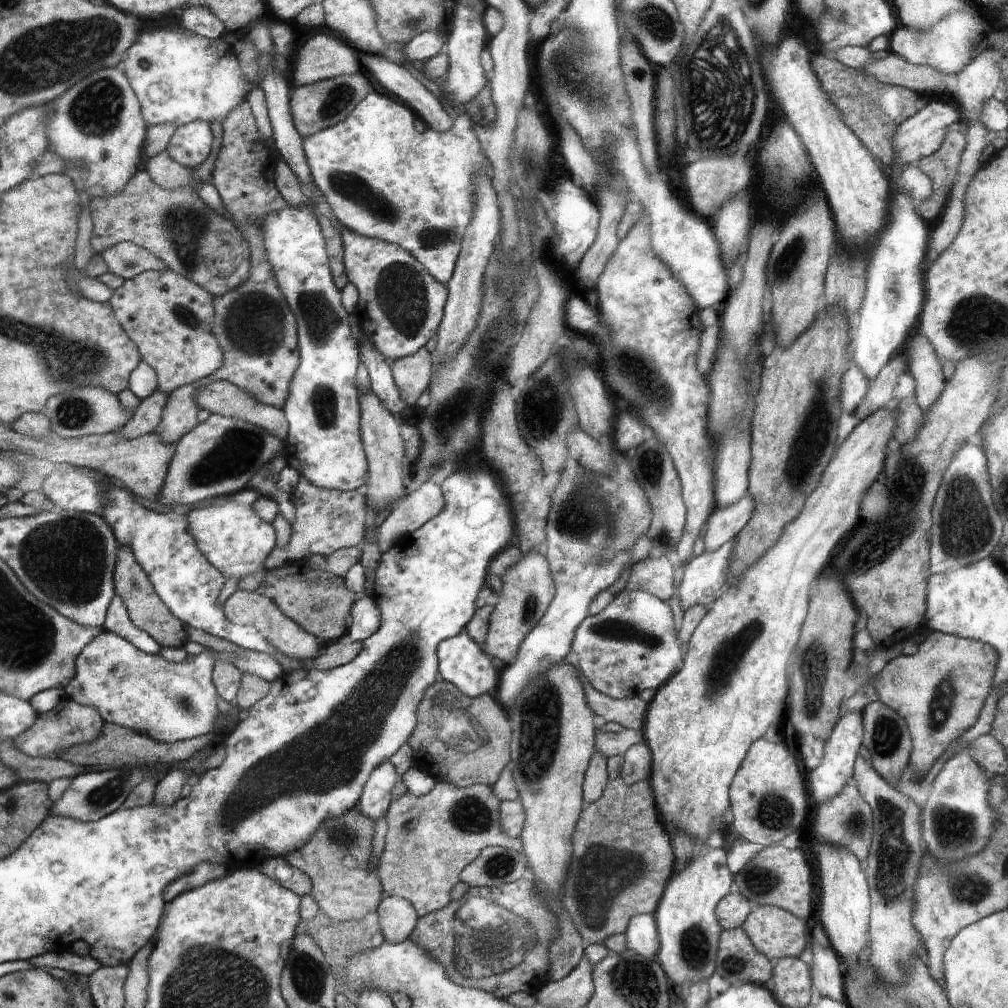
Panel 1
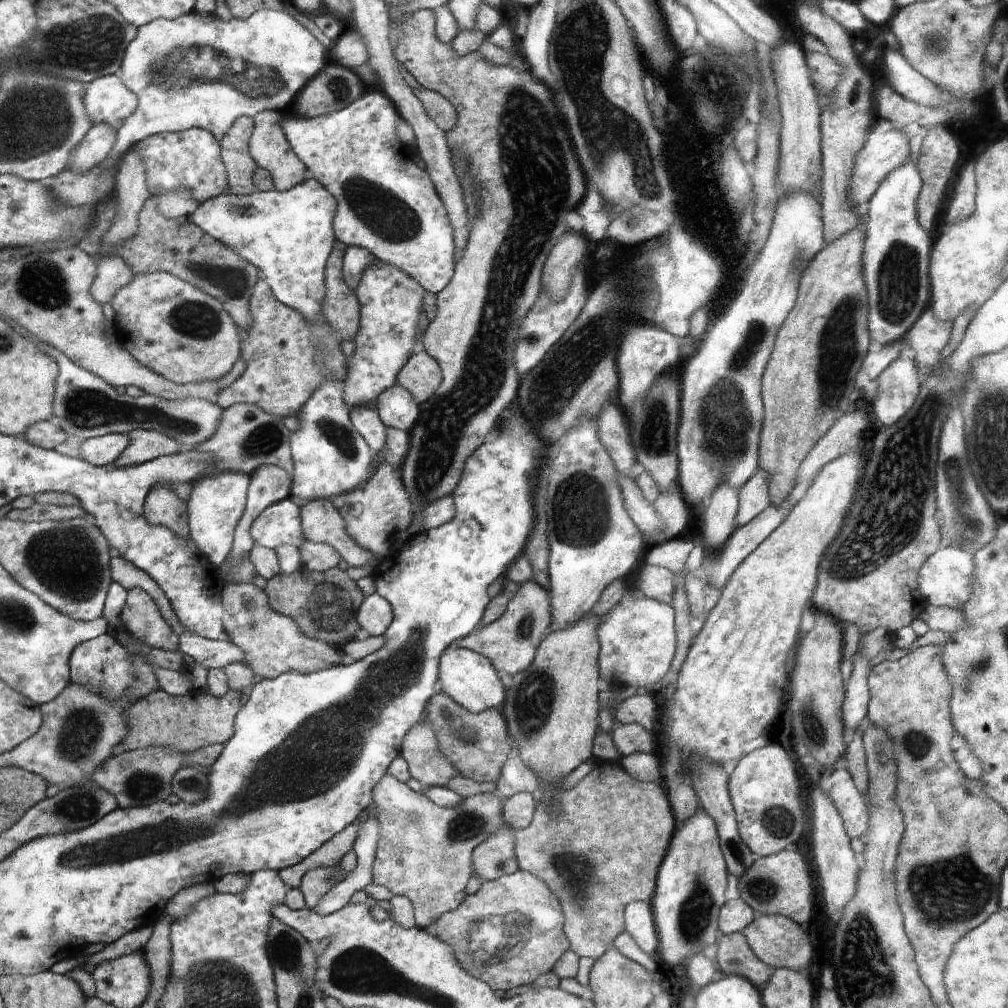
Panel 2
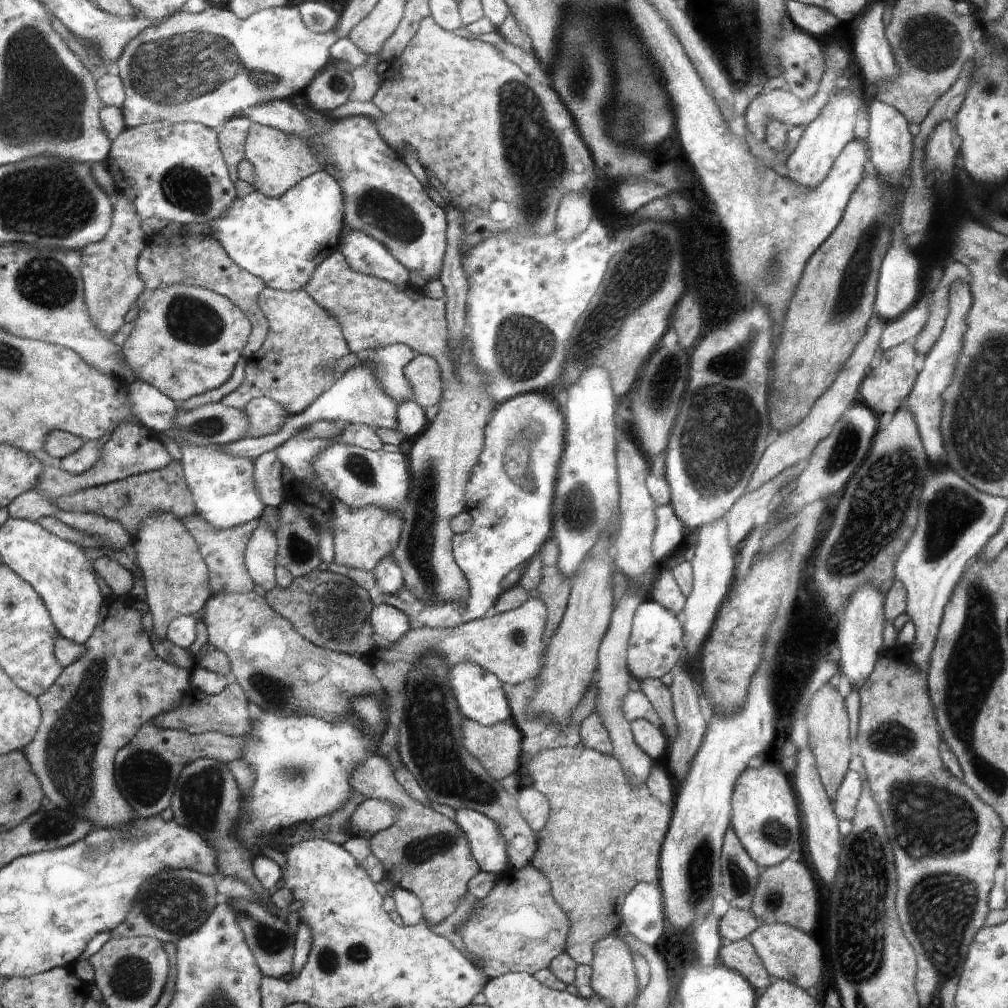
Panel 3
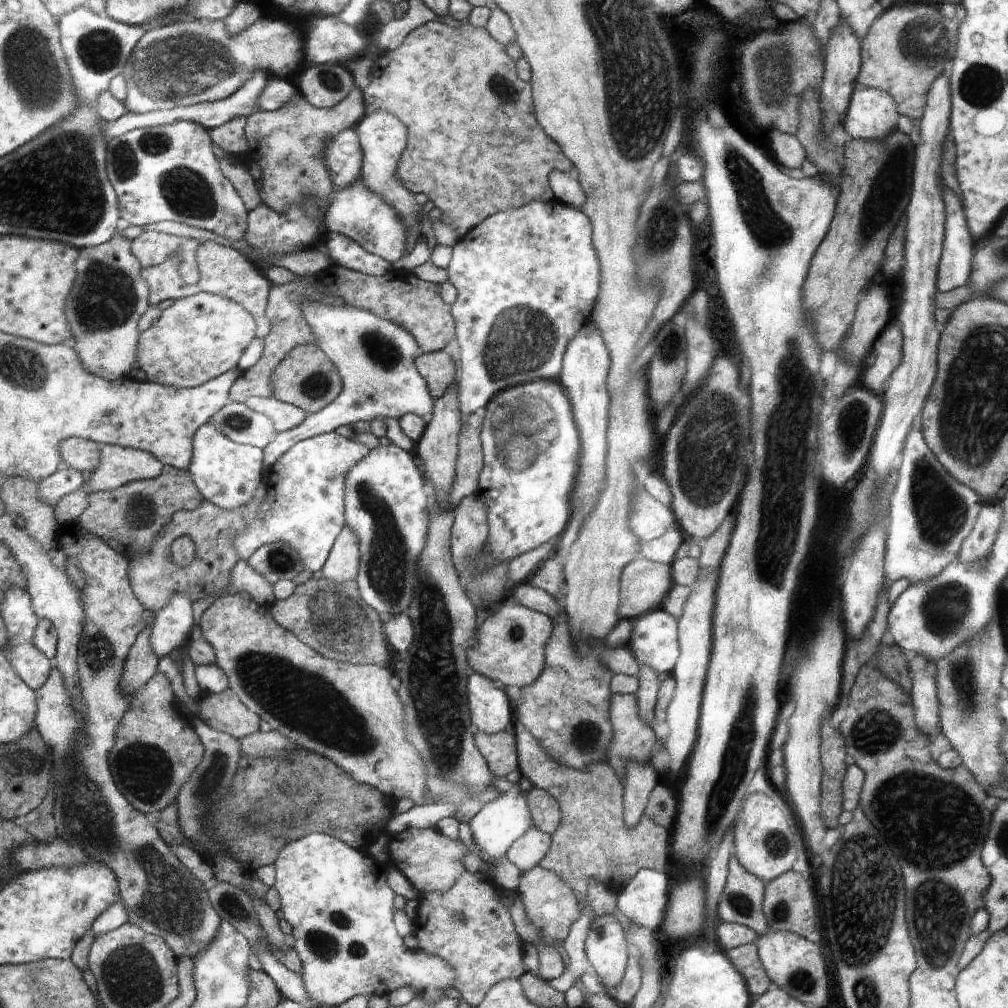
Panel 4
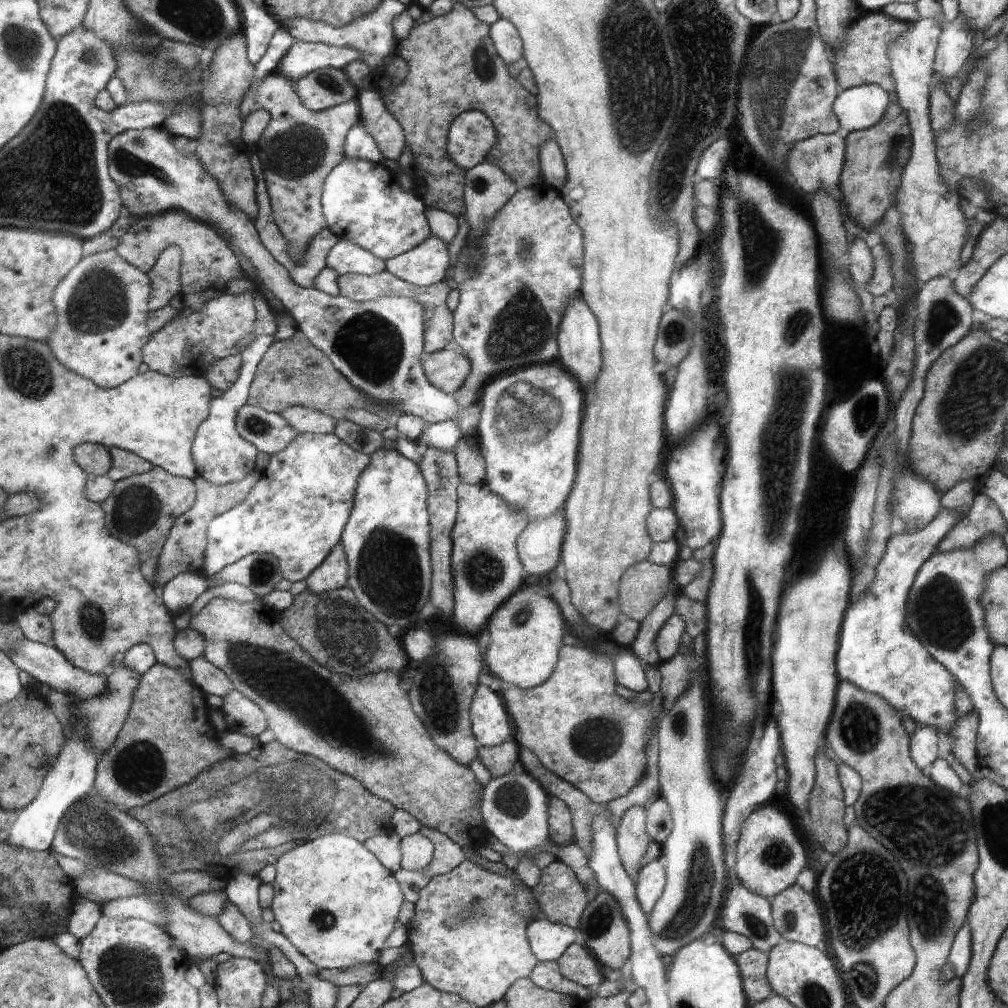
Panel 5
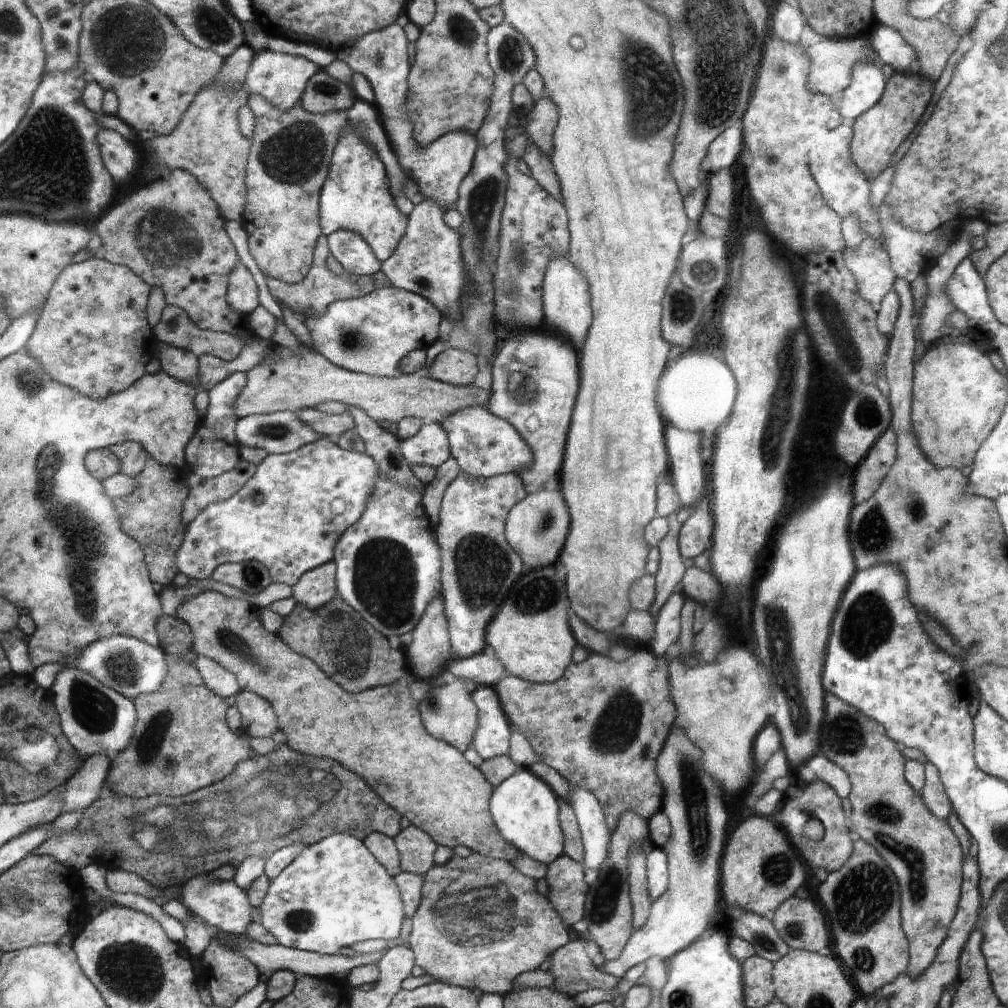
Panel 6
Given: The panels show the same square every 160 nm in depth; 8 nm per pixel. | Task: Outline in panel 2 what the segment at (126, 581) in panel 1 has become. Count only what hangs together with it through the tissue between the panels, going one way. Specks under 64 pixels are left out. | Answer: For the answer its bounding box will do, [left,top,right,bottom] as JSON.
[120,588,178,652]

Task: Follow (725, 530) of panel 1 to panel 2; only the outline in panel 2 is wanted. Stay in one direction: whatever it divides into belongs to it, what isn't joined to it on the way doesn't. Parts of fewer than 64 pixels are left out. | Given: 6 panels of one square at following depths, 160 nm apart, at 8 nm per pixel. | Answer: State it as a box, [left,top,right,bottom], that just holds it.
[736,468,773,529]

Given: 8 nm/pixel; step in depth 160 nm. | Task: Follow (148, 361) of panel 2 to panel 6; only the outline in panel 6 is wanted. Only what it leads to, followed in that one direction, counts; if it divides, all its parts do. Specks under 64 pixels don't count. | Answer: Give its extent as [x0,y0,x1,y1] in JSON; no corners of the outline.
[228,261,259,316]

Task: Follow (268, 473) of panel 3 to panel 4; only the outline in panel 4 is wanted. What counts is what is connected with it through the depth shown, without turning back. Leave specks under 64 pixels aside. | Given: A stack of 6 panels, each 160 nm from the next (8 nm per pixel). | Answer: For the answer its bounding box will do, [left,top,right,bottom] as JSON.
[263,297,436,470]

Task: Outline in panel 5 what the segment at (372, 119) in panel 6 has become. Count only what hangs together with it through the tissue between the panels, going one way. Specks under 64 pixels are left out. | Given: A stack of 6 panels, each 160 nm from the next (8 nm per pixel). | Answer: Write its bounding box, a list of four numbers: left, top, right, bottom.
[345,121,386,163]

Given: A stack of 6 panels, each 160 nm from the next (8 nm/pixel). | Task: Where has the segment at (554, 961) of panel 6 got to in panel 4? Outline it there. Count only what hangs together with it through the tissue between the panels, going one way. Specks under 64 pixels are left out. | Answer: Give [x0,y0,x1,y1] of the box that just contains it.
[517,727,668,993]

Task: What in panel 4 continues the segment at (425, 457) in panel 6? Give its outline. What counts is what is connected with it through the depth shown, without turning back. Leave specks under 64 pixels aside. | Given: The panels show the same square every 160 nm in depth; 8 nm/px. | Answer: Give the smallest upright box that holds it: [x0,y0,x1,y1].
[447,199,600,421]

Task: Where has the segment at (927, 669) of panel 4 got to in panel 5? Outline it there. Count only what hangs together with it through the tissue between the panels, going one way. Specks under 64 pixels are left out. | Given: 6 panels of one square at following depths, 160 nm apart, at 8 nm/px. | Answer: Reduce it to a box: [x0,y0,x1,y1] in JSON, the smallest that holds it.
[910,726,938,773]

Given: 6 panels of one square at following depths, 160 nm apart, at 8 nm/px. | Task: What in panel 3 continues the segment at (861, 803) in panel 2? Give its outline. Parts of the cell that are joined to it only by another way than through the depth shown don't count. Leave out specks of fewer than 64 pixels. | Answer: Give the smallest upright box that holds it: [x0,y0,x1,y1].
[834,769,863,820]

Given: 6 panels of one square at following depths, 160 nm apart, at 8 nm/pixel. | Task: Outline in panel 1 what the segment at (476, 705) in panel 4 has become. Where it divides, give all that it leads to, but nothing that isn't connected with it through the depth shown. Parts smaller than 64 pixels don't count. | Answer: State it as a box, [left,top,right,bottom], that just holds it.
[436,629,499,697]

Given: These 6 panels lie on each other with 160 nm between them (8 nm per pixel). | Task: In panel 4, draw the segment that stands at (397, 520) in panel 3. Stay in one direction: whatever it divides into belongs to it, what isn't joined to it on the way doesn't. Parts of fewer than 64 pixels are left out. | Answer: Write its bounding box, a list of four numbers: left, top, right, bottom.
[322,527,360,584]

